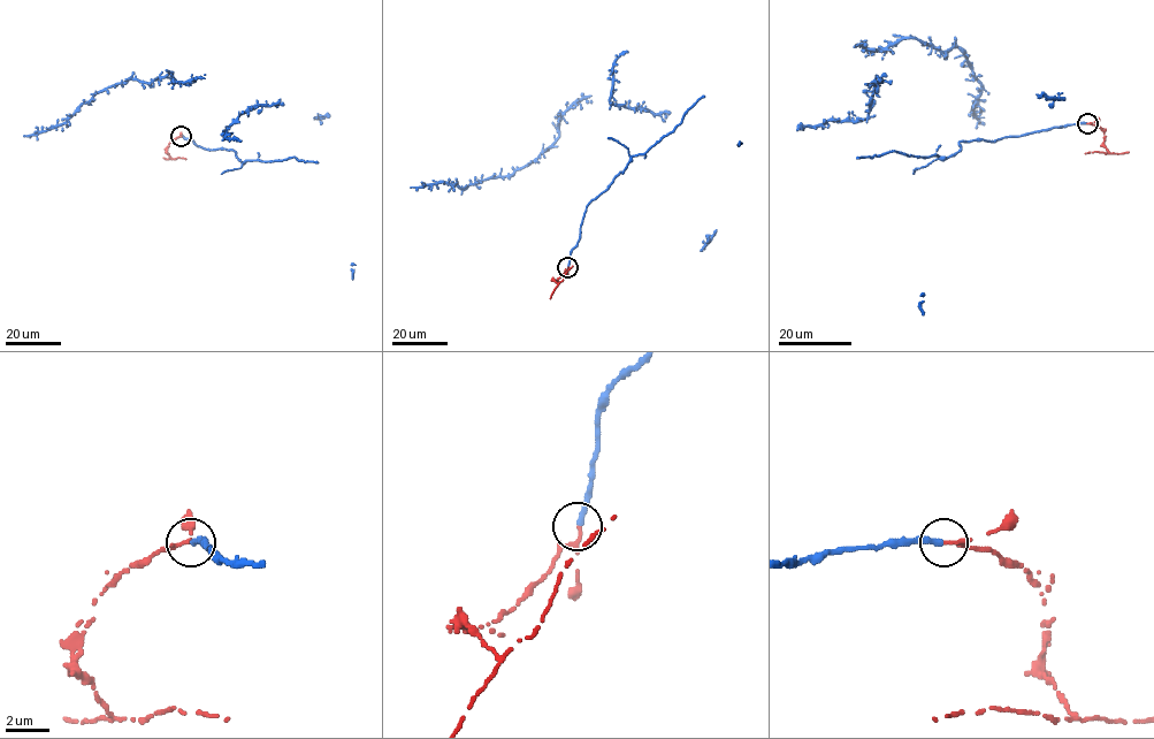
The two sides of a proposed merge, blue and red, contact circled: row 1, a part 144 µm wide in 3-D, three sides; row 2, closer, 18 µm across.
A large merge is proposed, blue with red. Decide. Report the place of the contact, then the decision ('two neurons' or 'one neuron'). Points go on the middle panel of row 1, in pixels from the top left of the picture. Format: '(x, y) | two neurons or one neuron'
(567, 267) | two neurons

